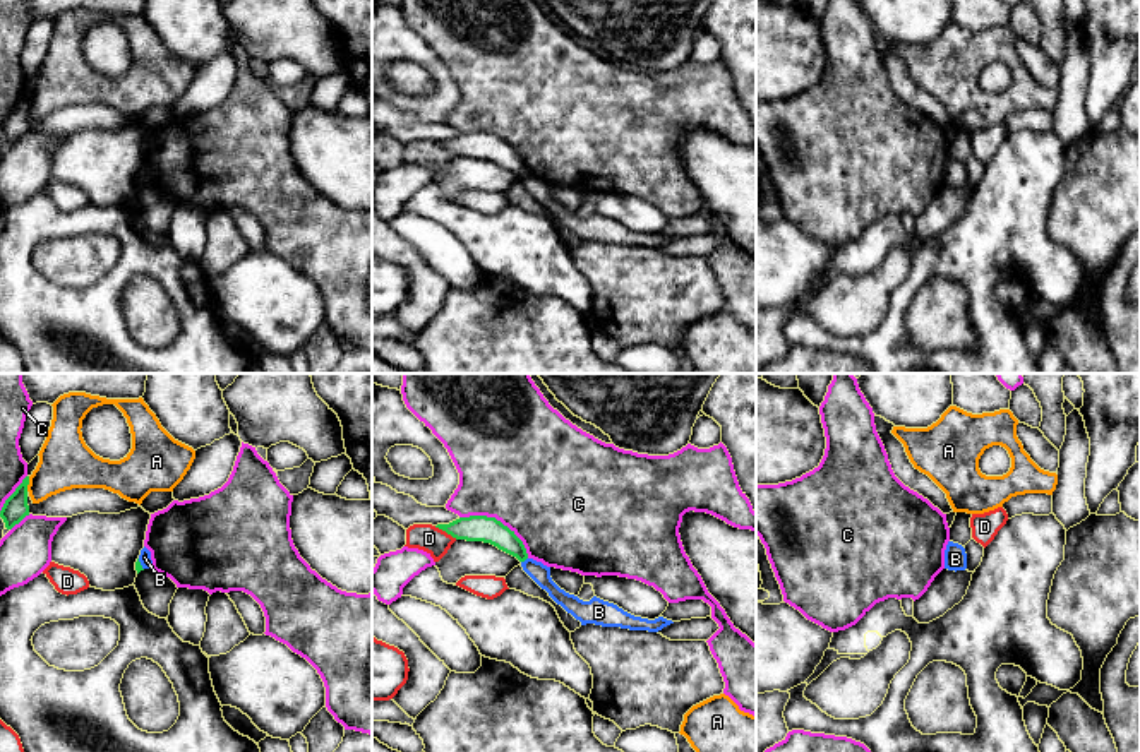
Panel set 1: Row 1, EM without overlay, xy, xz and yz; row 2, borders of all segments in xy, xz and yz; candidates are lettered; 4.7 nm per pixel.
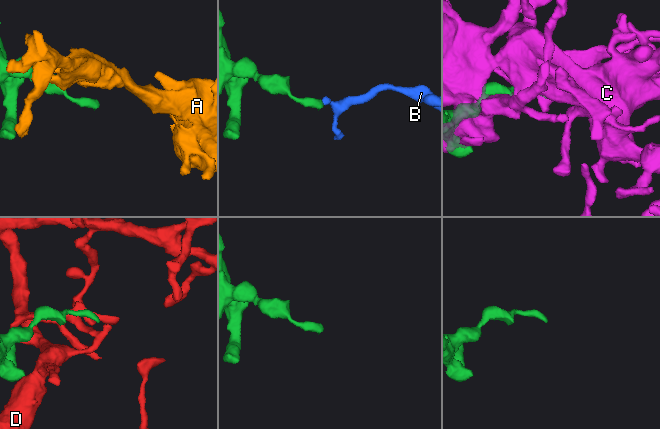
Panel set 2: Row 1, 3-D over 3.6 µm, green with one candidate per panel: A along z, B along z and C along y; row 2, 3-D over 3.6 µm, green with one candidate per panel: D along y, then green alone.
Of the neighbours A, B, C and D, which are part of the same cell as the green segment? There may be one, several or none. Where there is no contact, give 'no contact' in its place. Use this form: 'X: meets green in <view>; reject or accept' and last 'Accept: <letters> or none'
A: meets green in xy; reject
B: meets green in xz; reject
C: meets green in xz; reject
D: meets green in xz; reject
Accept: none

